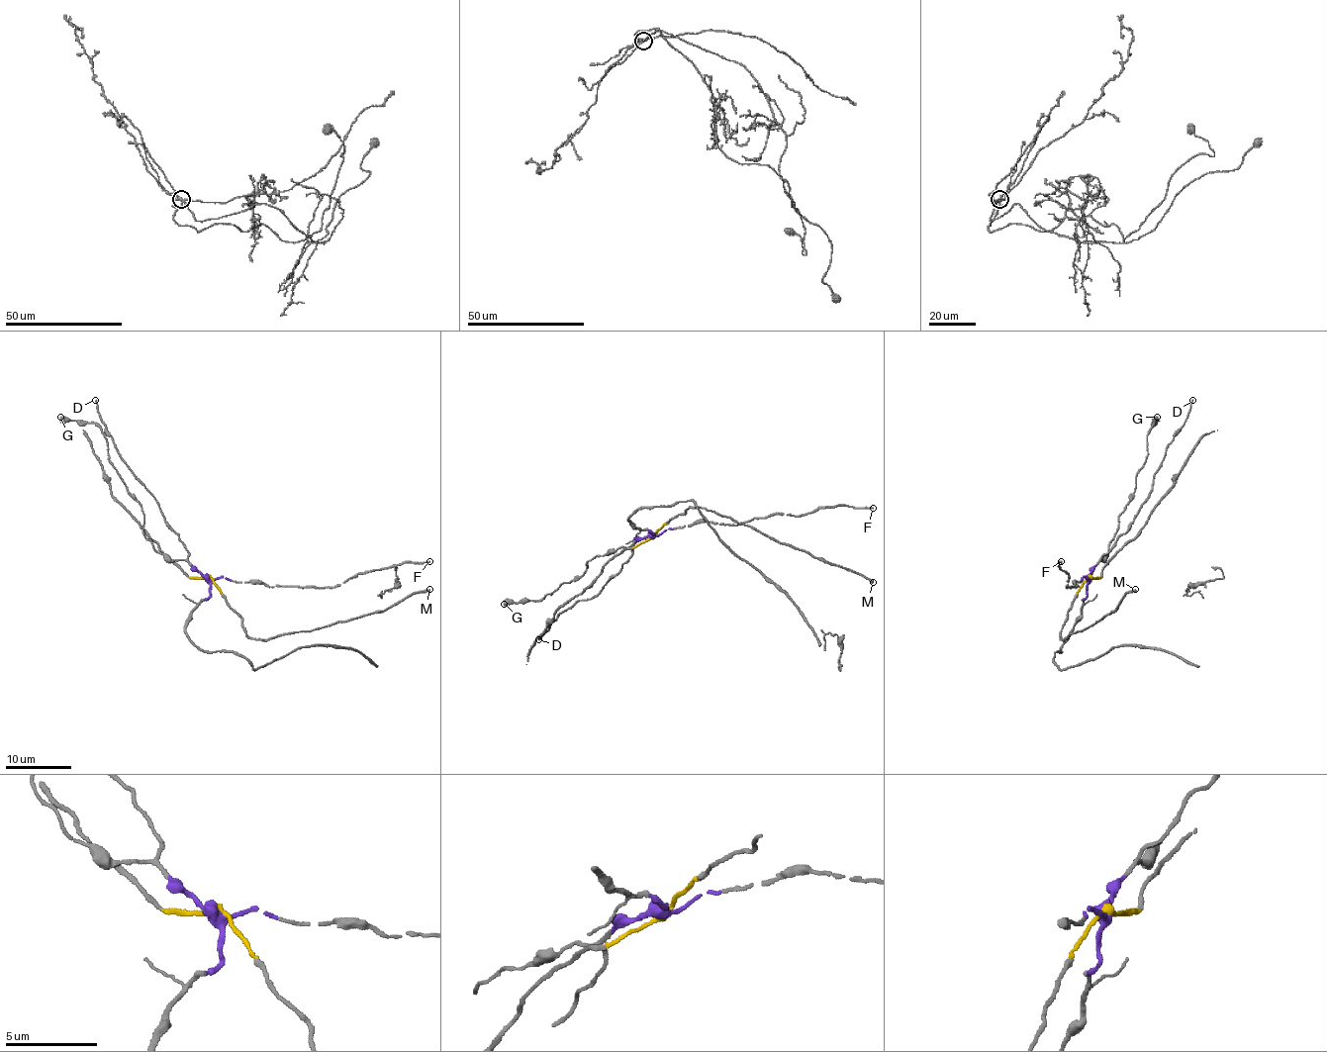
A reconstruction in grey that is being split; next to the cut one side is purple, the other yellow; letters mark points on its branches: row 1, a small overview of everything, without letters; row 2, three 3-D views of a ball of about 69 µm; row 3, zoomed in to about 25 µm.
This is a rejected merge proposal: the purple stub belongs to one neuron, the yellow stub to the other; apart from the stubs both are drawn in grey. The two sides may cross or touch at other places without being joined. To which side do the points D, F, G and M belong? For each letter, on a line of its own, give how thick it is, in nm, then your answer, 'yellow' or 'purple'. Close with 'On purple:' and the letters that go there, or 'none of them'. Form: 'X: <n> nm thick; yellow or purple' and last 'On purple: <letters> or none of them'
D: 160 nm thick; purple
F: 130 nm thick; purple
G: 600 nm thick; purple
M: 260 nm thick; yellow
On purple: D, F, G

